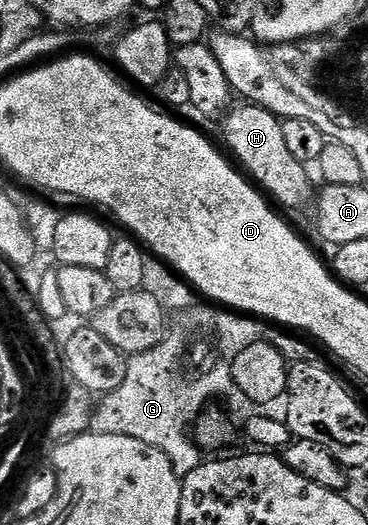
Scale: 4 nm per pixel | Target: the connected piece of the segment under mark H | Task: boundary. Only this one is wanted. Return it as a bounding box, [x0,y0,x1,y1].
[222,105,314,206]

